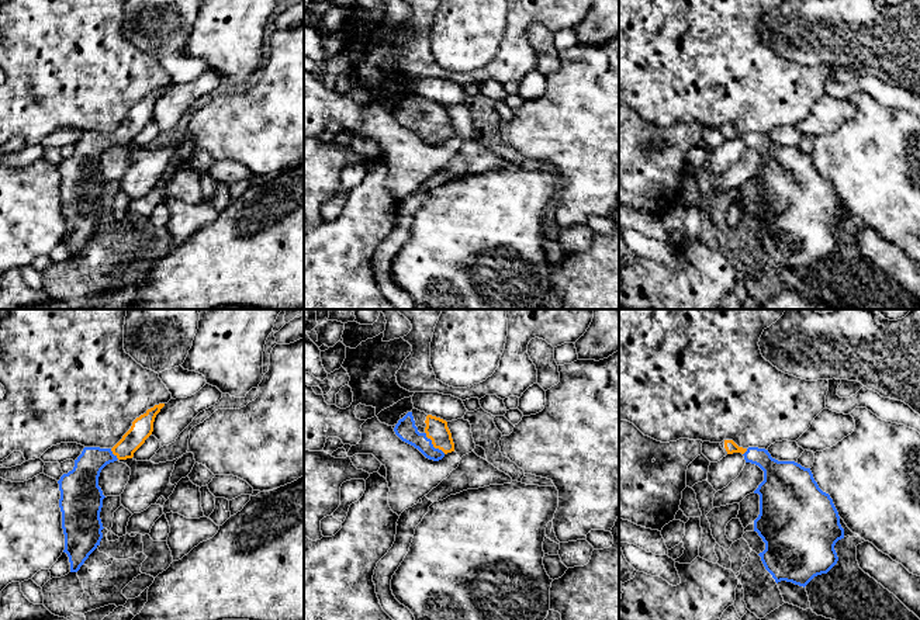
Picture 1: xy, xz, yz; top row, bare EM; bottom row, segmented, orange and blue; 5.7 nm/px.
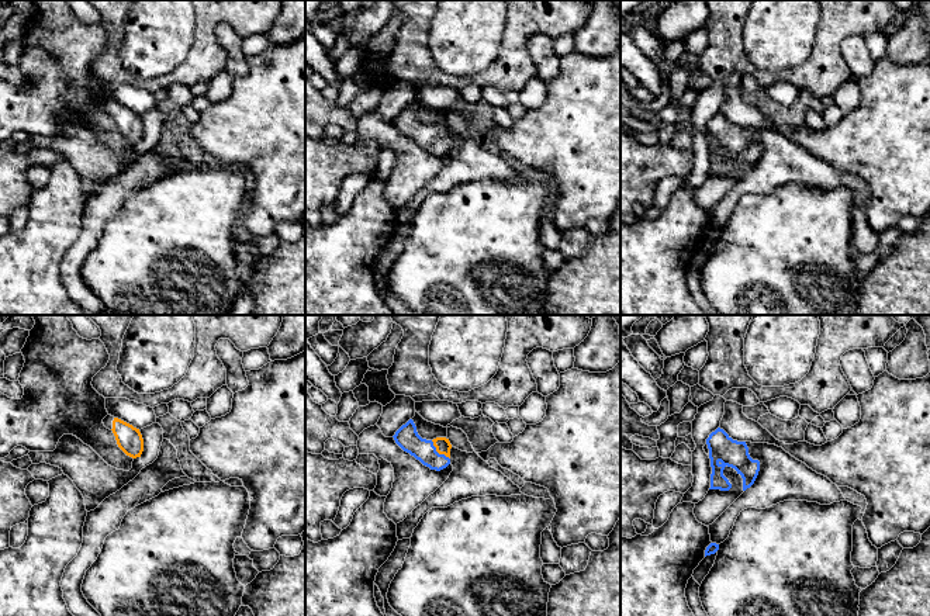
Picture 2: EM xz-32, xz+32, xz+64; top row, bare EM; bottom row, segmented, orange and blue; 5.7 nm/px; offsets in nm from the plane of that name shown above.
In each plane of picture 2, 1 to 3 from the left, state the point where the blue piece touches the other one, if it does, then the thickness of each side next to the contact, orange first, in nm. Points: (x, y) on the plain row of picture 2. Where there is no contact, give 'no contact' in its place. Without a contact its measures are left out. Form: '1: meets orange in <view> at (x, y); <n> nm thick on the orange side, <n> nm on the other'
1: no contact
2: meets orange in xz+32 at (438, 137); 90 nm thick on the orange side, 140 nm on the other
3: no contact

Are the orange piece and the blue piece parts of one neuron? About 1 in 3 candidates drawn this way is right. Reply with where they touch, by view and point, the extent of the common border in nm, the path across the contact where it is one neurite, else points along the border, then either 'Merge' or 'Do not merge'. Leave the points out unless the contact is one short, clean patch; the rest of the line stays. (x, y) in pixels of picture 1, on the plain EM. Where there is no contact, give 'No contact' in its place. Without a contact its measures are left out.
Touches orange at xz (432, 128). Shared border 170 nm. Path across: xz (436, 114), (432, 128), (415, 124), (405, 114). Merge

